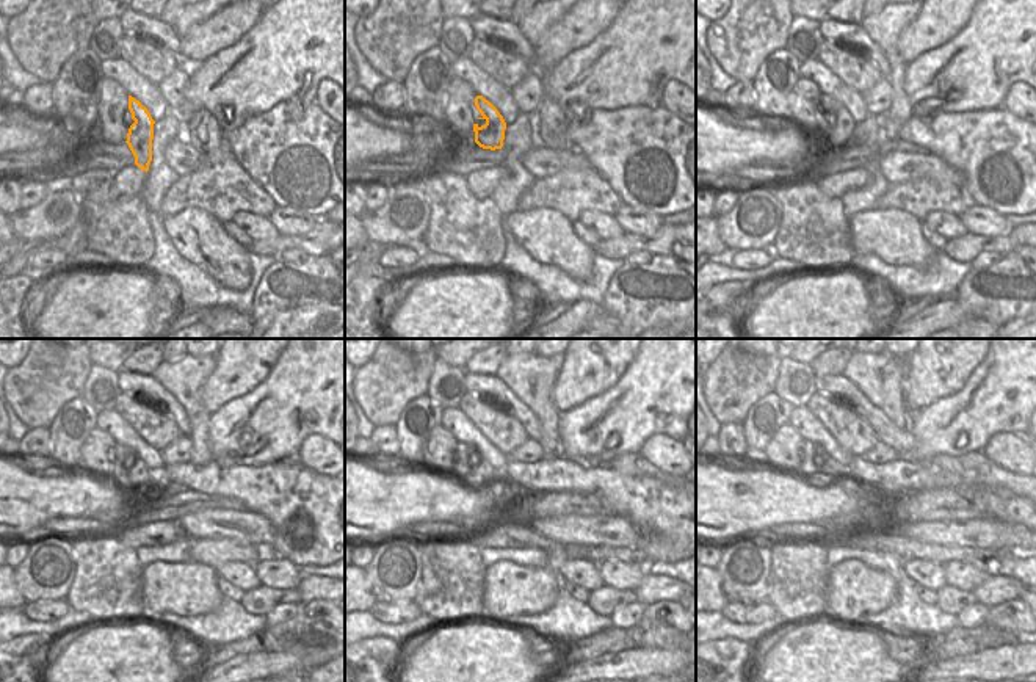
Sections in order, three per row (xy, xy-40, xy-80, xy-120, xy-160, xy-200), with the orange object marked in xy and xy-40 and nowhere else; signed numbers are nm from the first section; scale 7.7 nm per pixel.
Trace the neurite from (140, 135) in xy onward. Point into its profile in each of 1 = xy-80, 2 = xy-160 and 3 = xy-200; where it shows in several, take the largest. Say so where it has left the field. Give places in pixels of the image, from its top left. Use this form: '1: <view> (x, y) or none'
1: xy-80 (831, 108)
2: xy-160 (464, 457)
3: xy-200 (812, 458)

